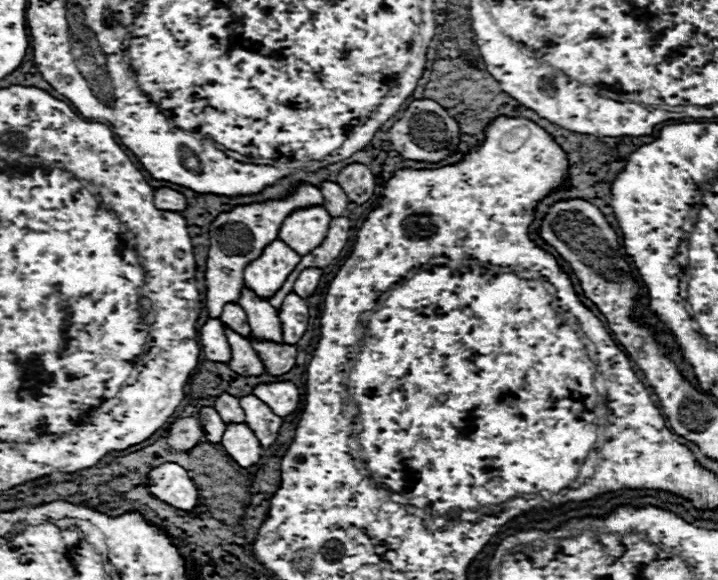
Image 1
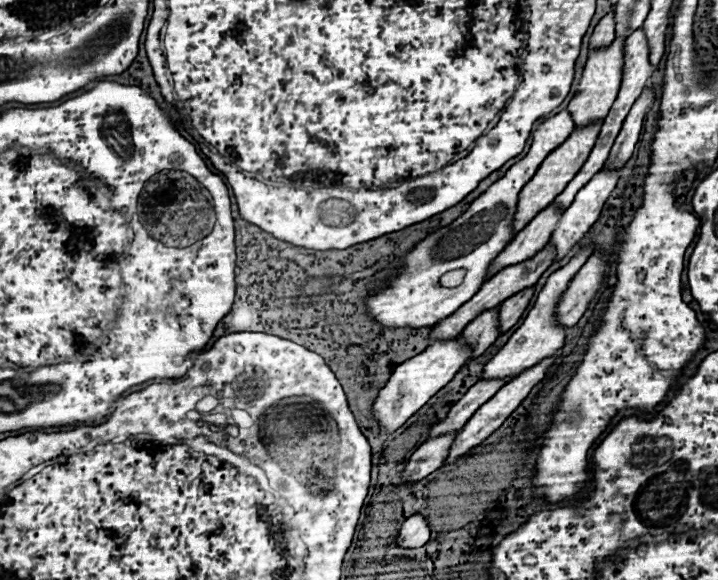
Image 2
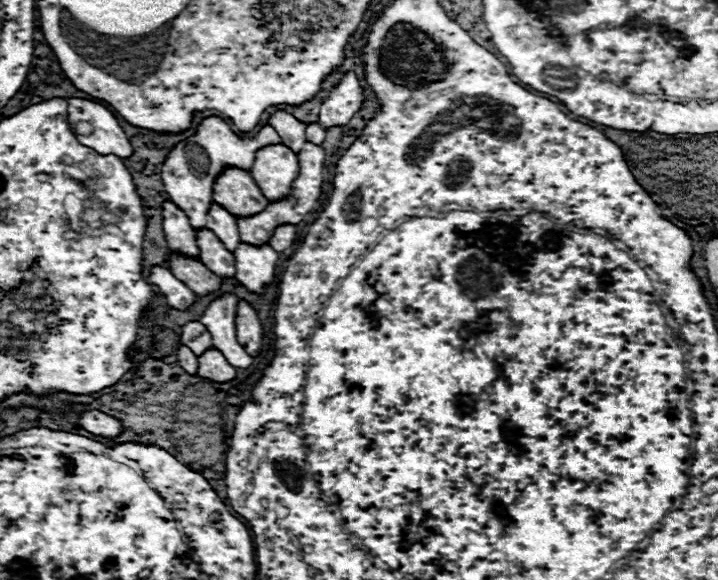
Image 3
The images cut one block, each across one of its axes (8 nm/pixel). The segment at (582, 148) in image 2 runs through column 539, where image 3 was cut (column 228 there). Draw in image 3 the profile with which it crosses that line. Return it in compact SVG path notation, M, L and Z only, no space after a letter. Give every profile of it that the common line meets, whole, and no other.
M226 168L214 184L214 202L224 206L234 218L246 218L260 214L268 206L268 200L244 170Z

